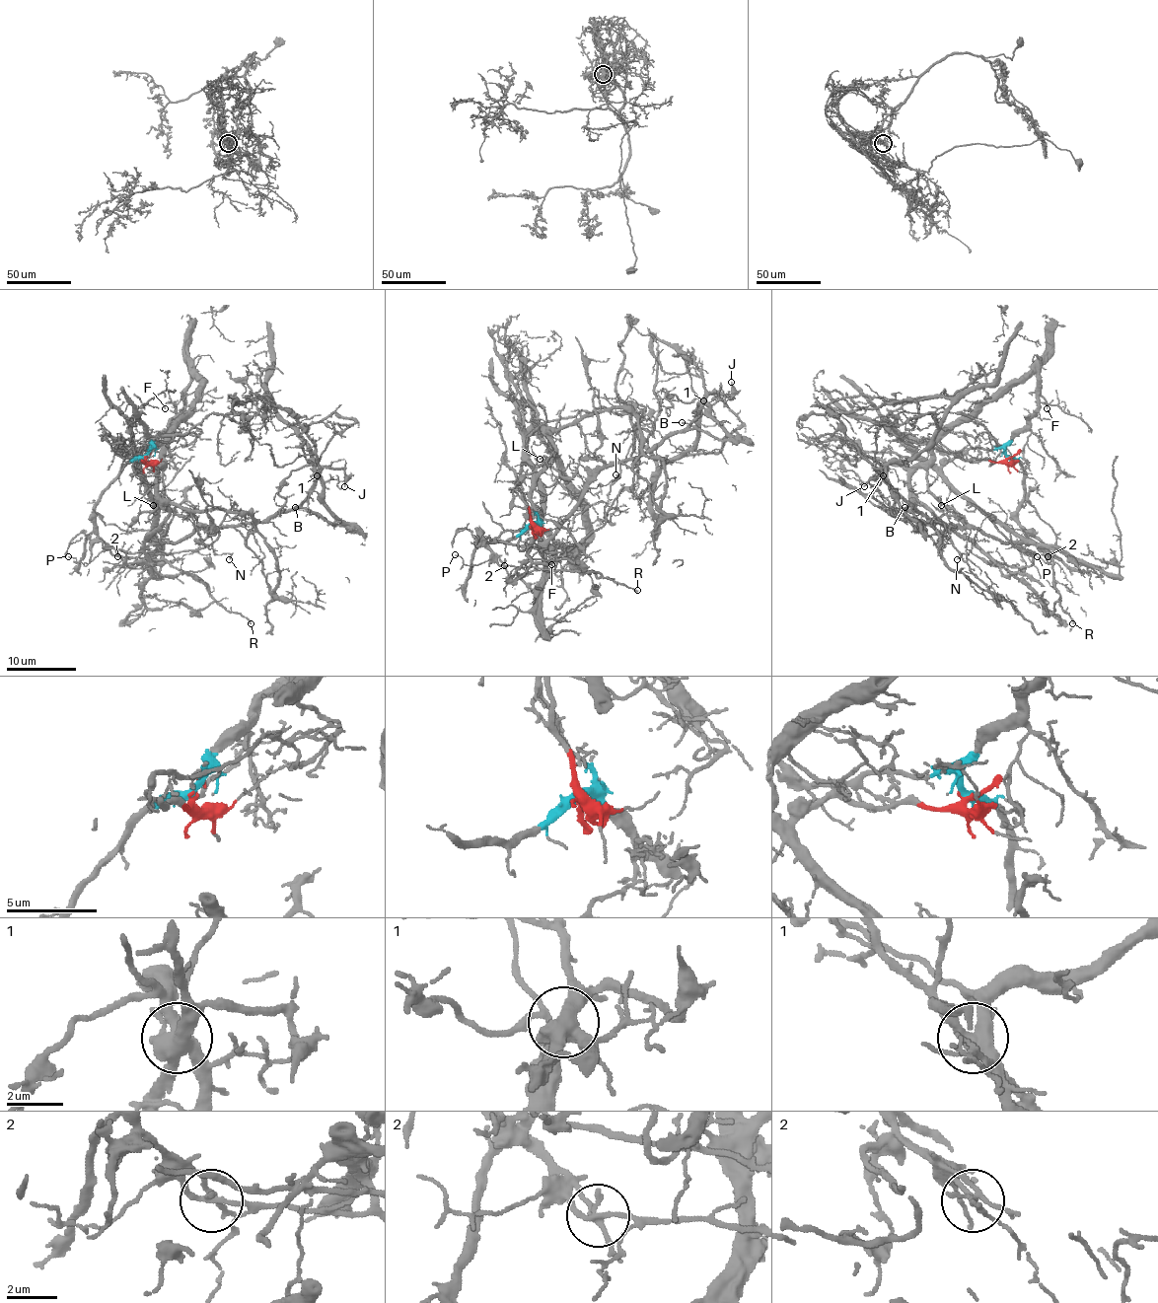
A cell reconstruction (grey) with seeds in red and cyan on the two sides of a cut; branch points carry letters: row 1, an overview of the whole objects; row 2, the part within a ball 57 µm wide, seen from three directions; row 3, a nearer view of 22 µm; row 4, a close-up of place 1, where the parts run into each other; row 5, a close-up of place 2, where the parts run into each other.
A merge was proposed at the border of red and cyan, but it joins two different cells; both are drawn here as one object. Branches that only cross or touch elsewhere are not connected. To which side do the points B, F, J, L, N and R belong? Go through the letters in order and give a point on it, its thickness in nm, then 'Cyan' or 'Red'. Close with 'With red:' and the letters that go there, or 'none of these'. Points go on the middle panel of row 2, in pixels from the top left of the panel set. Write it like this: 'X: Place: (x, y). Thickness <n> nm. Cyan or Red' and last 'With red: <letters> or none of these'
B: Place: (682, 422). Thickness 130 nm. Red
F: Place: (551, 564). Thickness 120 nm. Cyan
J: Place: (731, 382). Thickness 140 nm. Red
L: Place: (540, 459). Thickness 120 nm. Cyan
N: Place: (615, 474). Thickness 80 nm. Red
R: Place: (637, 590). Thickness 180 nm. Red
With red: B, J, N, R

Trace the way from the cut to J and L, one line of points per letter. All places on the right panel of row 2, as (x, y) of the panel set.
J: (1006, 457), (953, 457), (942, 474), (1017, 542), (933, 523), (876, 468), (882, 472), (864, 486)
L: (1006, 457), (1006, 443), (1036, 408), (1034, 374), (980, 401), (933, 447), (926, 488), (940, 506)

